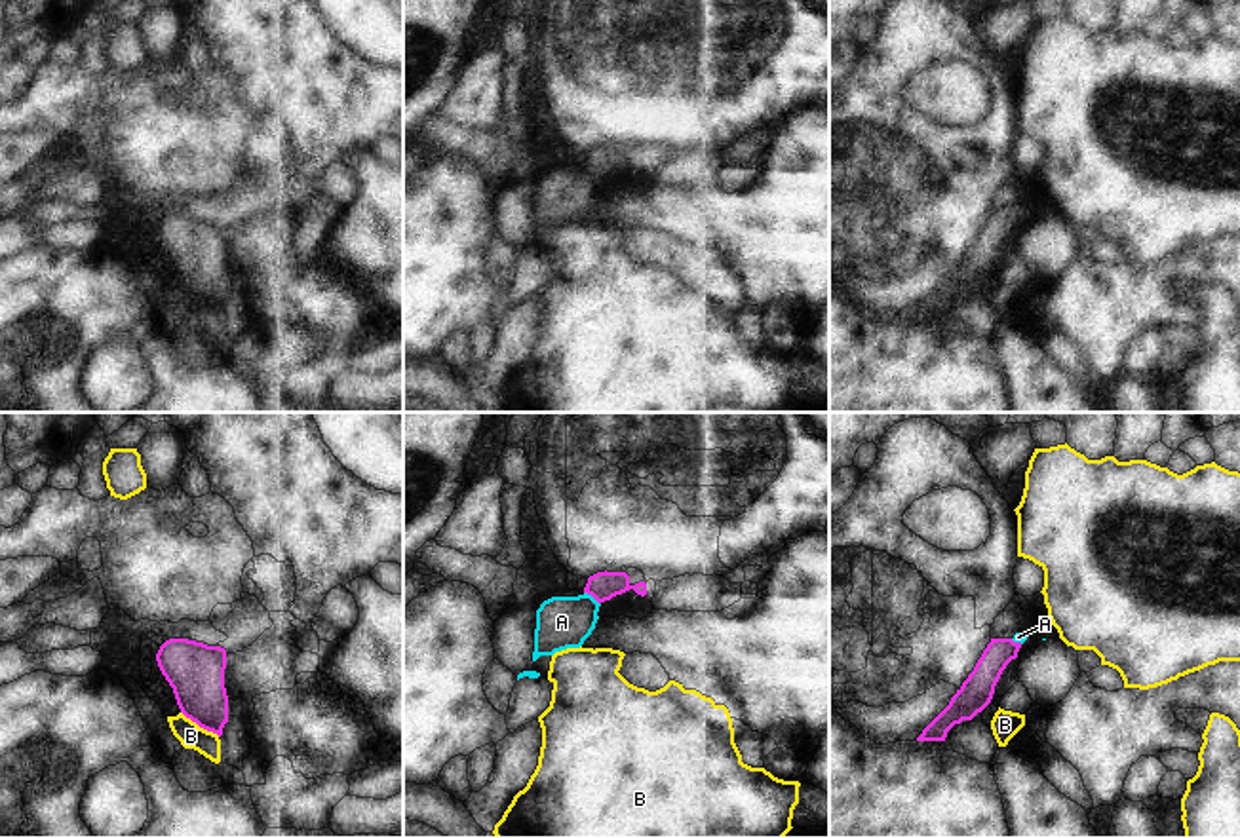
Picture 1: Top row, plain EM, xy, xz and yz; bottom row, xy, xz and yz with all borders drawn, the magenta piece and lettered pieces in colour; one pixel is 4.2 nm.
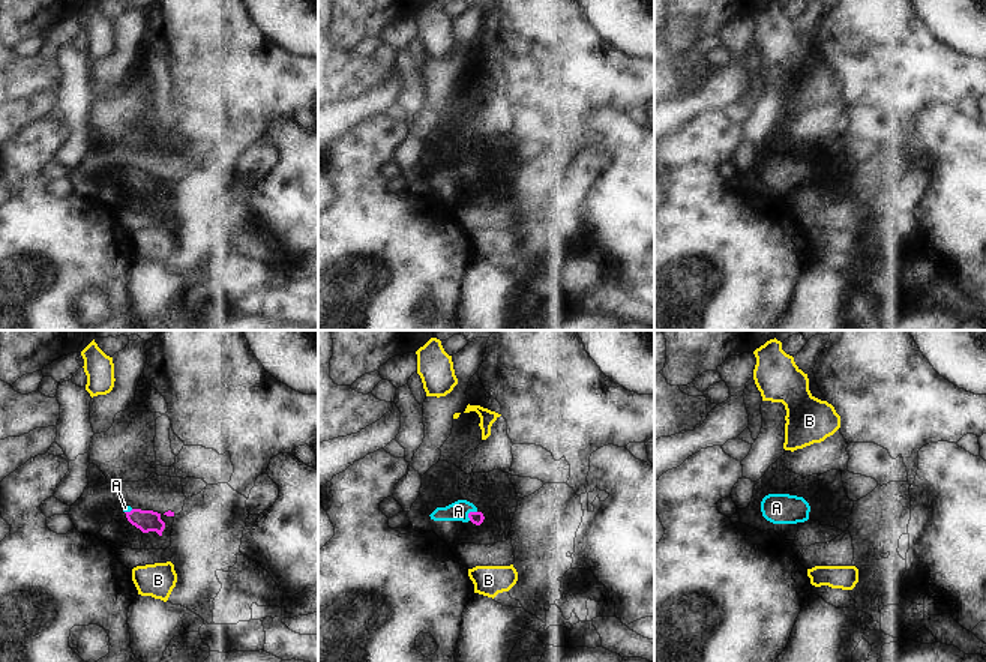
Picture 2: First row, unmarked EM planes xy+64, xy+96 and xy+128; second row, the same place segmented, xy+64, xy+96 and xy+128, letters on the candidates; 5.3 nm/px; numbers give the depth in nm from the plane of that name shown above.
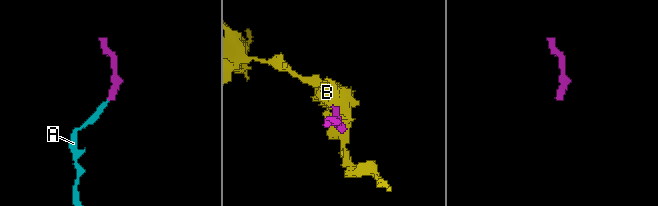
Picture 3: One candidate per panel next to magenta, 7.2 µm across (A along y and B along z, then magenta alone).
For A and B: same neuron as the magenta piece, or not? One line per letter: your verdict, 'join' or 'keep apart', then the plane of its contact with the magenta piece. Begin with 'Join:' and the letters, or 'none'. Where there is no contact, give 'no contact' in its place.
Join: A
A: join | xz
B: keep apart | xy

